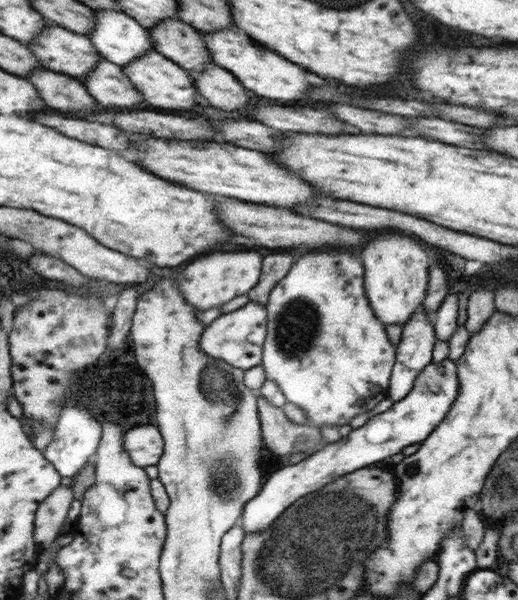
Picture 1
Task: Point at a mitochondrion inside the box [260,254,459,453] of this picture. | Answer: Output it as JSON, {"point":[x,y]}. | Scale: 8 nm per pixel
{"point":[297,325]}

